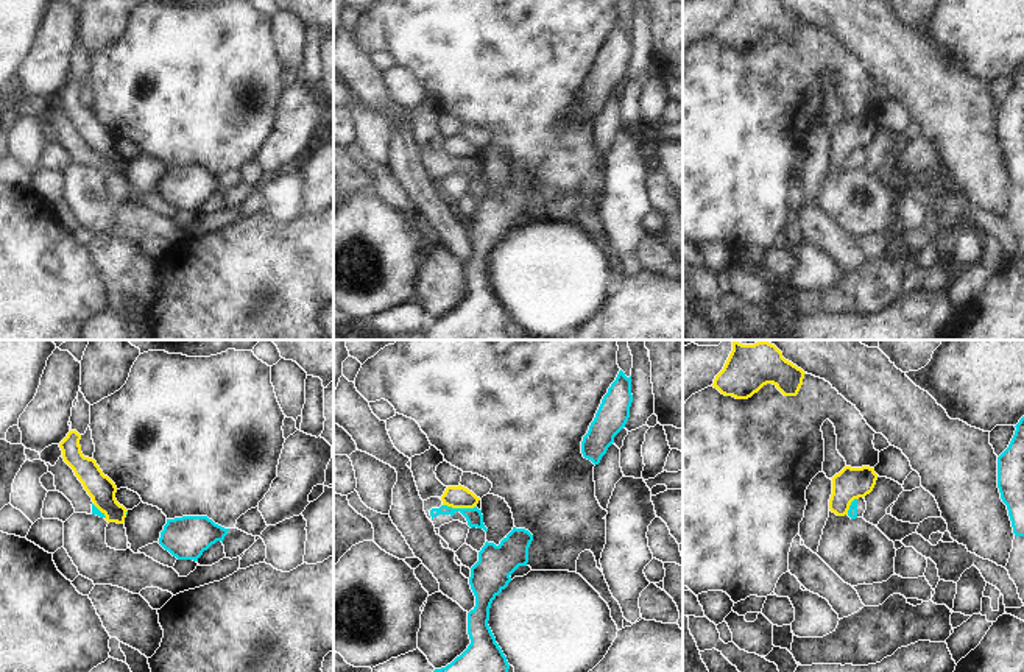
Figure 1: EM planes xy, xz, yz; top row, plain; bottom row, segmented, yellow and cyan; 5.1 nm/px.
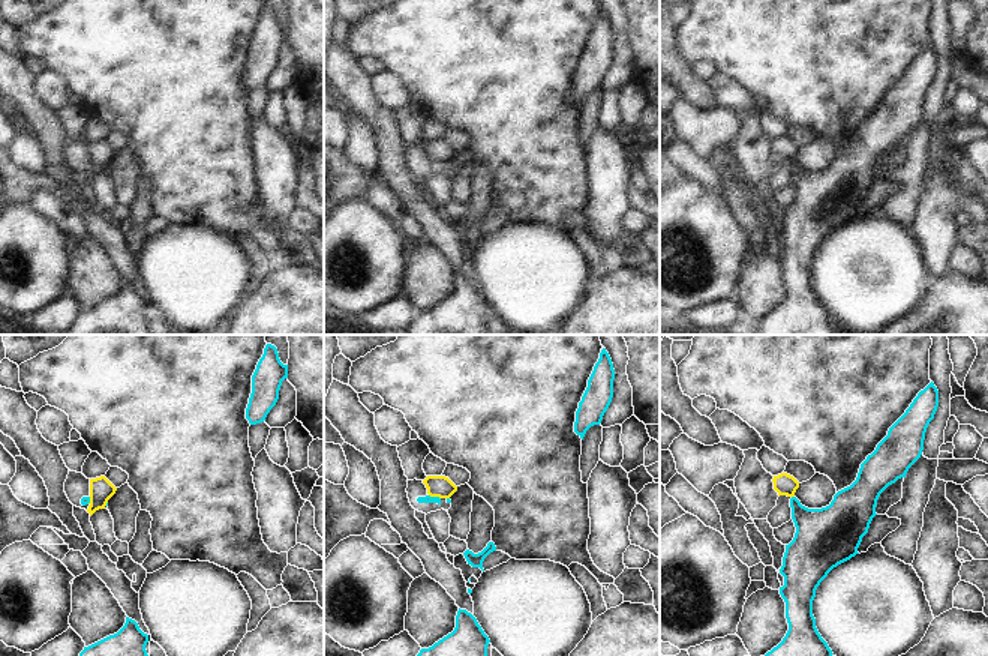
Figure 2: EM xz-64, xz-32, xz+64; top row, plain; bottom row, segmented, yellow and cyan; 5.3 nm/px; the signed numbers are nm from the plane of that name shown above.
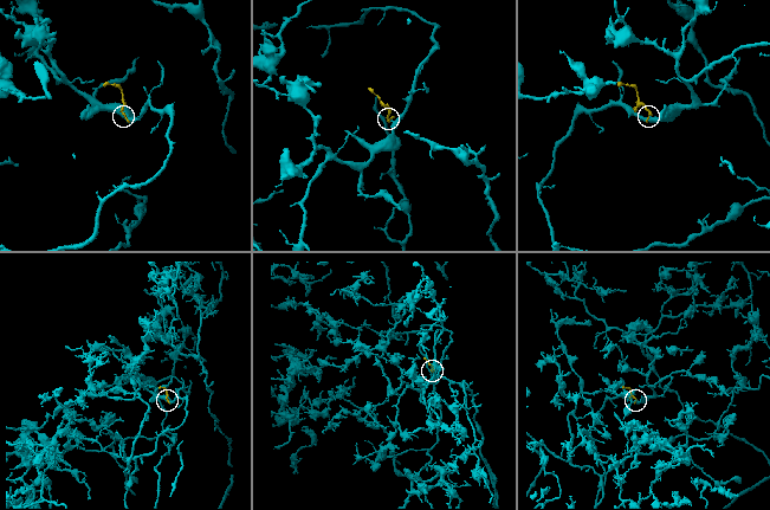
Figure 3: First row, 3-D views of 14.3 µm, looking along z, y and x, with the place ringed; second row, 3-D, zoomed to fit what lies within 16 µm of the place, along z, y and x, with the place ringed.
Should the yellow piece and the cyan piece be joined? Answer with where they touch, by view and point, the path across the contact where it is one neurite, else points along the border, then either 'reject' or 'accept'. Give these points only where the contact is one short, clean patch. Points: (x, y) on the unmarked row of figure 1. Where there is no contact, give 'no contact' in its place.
contact xz (459, 158); border xz (443, 155), (474, 158); reject

